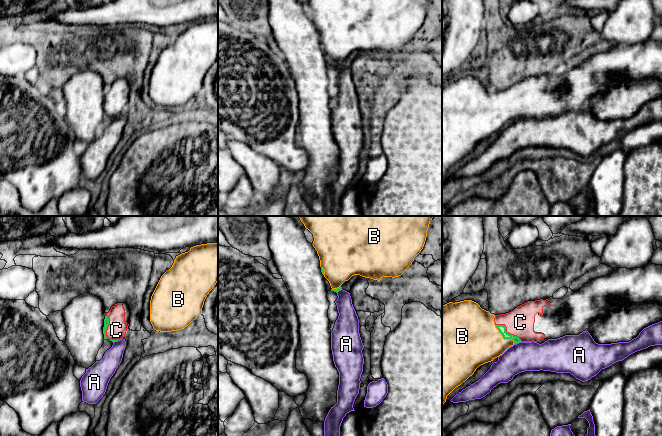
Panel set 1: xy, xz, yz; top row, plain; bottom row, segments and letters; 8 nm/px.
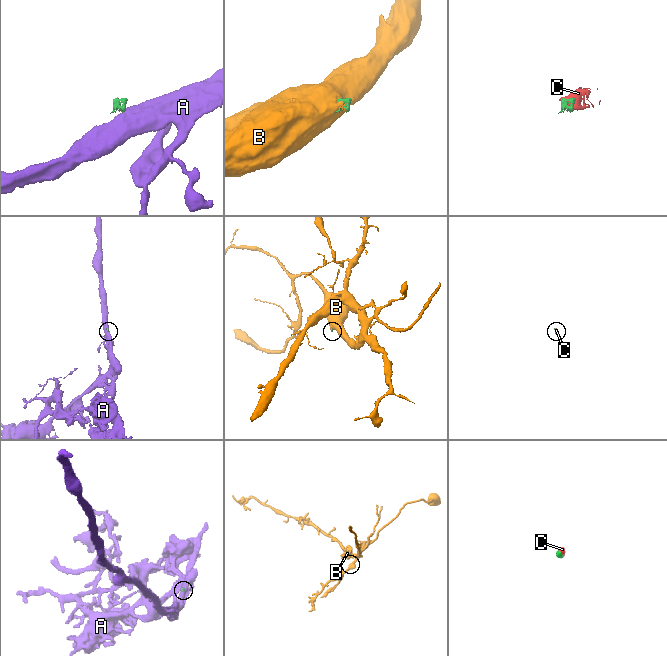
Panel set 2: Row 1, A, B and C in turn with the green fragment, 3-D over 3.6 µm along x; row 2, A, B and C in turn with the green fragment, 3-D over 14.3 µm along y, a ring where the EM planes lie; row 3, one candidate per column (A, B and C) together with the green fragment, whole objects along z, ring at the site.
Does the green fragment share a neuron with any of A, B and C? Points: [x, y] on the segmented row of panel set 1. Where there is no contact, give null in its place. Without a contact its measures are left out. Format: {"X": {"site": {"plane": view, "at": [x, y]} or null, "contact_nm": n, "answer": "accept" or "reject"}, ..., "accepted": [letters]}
{"A": {"site": {"plane": "yz", "at": [517, 342]}, "contact_nm": 60, "answer": "reject"}, "B": {"site": {"plane": "yz", "at": [503, 337]}, "contact_nm": 220, "answer": "accept"}, "C": {"site": {"plane": "yz", "at": [506, 332]}, "contact_nm": 240, "answer": "accept"}, "accepted": ["B", "C"]}

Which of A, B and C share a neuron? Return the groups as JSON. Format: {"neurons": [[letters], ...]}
{"neurons": [["A"], ["B", "C"]]}

